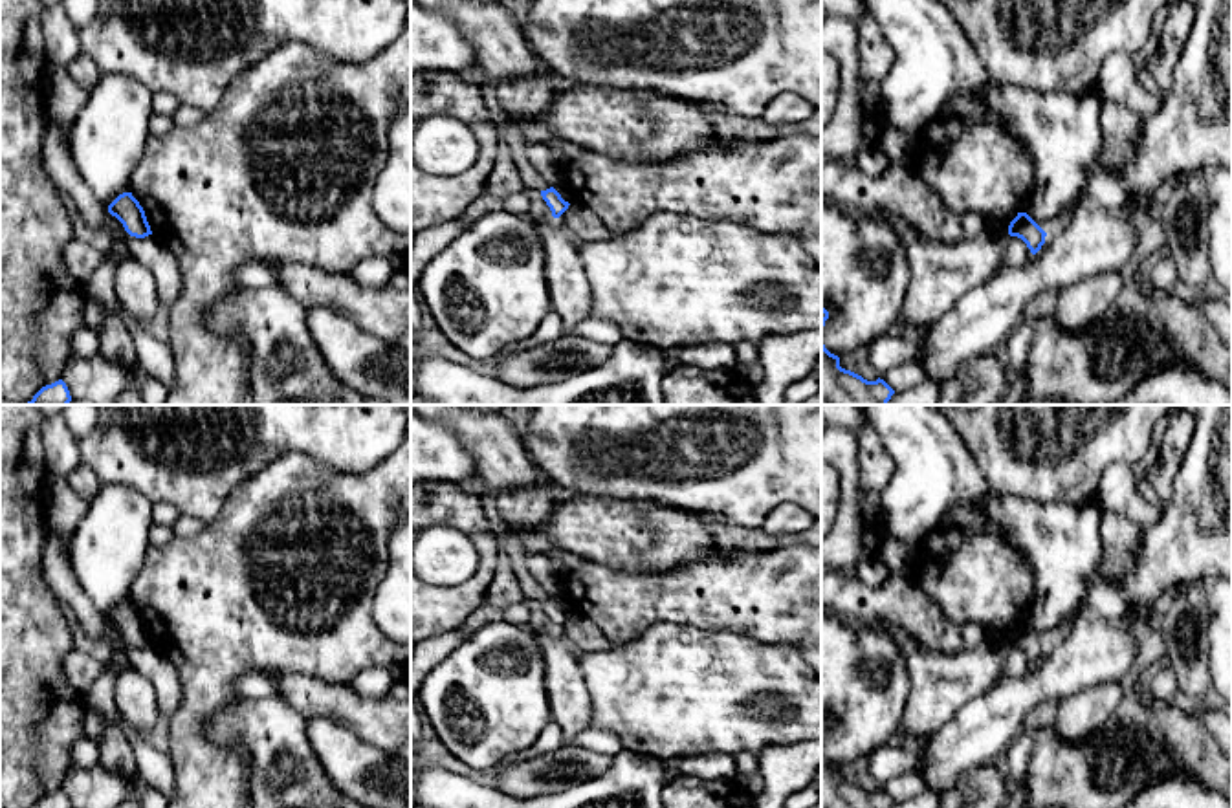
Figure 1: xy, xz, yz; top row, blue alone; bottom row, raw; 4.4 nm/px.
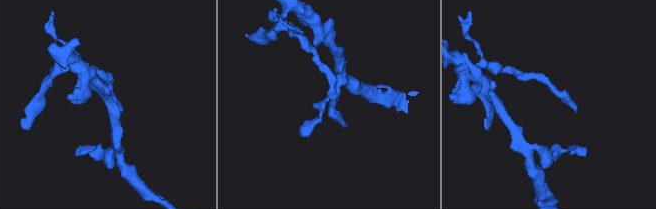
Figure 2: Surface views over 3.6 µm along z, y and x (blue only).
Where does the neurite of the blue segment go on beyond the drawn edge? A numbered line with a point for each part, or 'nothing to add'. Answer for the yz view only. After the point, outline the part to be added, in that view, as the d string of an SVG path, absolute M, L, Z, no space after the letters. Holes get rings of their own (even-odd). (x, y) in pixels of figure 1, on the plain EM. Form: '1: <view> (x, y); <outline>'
nothing to add

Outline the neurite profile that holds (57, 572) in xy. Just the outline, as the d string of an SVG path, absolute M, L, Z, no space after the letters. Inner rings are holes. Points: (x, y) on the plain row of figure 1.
M48 526L44 542L42 572L53 595L73 608L82 632L97 639L108 617L103 616L79 588L79 583L68 564L68 544Z

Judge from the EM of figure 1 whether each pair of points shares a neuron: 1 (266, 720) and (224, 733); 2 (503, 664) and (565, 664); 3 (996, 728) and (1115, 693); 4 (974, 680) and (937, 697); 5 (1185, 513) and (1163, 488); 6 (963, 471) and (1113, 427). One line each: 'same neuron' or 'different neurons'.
1: same neuron
2: different neurons
3: different neurons
4: same neuron
5: different neurons
6: different neurons

